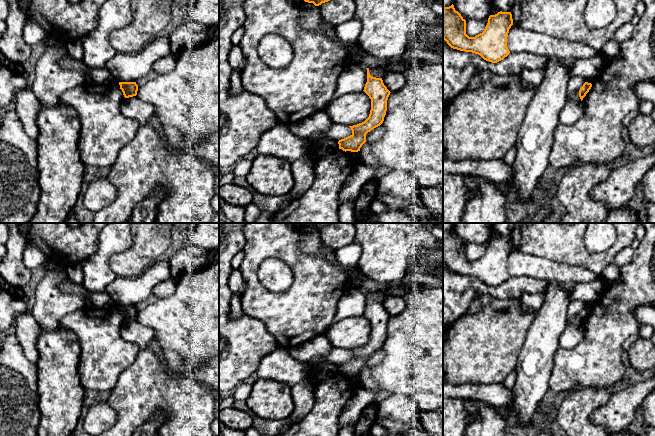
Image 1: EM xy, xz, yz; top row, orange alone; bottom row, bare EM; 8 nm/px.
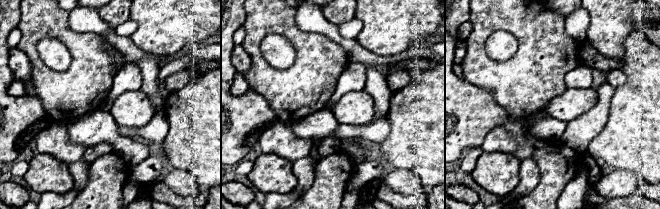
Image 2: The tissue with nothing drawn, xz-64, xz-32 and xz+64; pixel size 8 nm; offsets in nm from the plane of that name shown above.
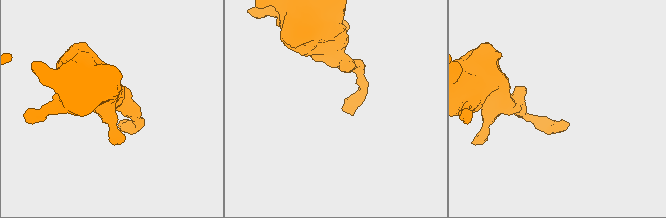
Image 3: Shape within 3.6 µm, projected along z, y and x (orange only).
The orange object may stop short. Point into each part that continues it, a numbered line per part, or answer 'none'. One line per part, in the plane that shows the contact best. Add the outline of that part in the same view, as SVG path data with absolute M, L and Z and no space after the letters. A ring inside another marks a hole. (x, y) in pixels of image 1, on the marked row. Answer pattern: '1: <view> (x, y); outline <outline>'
none

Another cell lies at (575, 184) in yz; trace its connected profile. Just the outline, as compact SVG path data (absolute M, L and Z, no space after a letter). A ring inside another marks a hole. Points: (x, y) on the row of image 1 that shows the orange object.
M574 163L559 175L556 197L565 213L557 223L604 223L609 210L605 203L591 198L591 191L608 178L609 164Z

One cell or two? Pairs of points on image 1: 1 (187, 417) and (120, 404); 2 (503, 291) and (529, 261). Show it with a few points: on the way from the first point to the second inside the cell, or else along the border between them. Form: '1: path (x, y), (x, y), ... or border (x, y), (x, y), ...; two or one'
1: path (170, 404), (137, 404); one
2: border (510, 275), (530, 276), (539, 279); two

